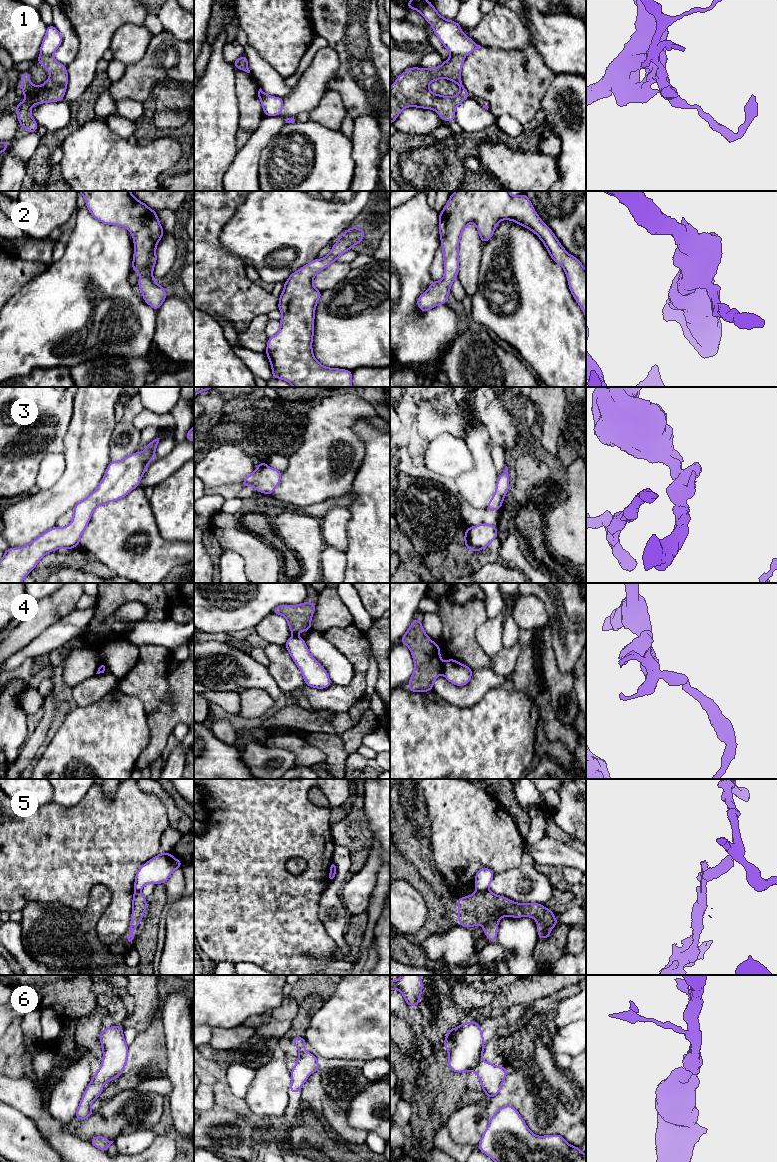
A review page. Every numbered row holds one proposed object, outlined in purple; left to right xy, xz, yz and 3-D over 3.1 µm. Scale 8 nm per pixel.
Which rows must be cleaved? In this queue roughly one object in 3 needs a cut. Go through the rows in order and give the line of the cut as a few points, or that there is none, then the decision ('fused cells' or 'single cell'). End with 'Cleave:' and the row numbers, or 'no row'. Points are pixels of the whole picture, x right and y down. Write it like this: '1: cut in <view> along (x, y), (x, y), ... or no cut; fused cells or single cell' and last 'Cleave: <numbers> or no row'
1: cut in yz along (451, 54), (459, 54), (463, 57); fused cells
2: no cut; single cell
3: no cut; single cell
4: cut in yz along (442, 663), (443, 672); fused cells
5: cut in yz along (487, 889), (477, 891); fused cells
6: no cut; single cell
Cleave: 1, 4, 5

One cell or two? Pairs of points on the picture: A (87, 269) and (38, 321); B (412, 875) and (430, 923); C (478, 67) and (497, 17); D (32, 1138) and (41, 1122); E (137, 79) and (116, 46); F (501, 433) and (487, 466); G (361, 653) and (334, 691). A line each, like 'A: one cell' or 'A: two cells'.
A: one cell
B: one cell
C: two cells
D: two cells
E: two cells
F: two cells
G: one cell

